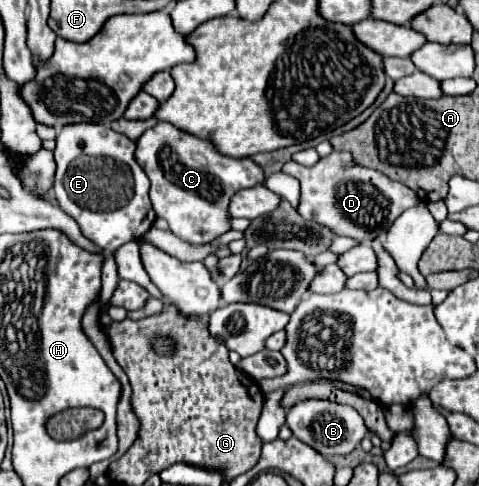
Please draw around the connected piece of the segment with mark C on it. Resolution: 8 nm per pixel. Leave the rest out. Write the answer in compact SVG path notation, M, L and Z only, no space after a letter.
M159 122L137 140L135 158L151 180L151 202L153 202L155 214L159 218L165 218L169 224L169 230L175 236L187 240L189 244L209 244L215 238L229 232L231 216L227 208L229 208L231 196L241 188L251 188L251 186L263 184L265 180L263 168L259 168L259 164L255 164L251 158L223 156L221 152L215 152L215 146L209 140L197 140L197 136L191 136L181 128L173 128L169 122Z

